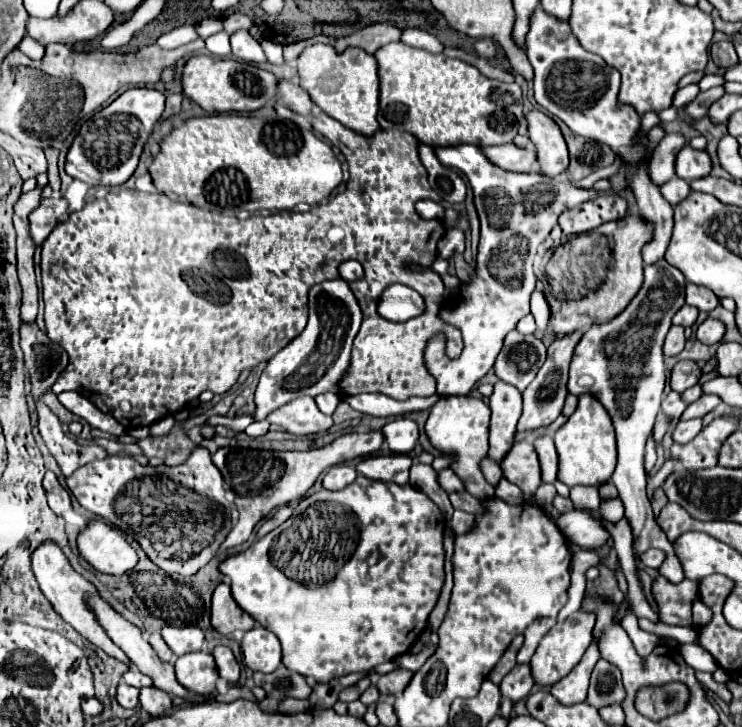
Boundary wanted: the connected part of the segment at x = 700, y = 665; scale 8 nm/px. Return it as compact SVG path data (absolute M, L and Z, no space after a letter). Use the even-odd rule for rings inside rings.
M683 644L680 646L680 653L684 656L686 664L690 664L694 670L702 672L714 672L718 668L718 662L698 644Z

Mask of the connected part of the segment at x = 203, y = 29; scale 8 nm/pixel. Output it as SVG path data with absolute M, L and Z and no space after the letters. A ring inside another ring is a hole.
M206 18L195 25L196 31L200 37L206 39L223 29L222 20L217 18Z

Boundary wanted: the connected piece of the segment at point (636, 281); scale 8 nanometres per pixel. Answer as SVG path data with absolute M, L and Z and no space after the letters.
M626 216L616 222L606 222L604 226L598 228L600 234L604 234L610 242L612 250L612 262L608 268L608 276L604 284L594 292L588 294L582 300L576 302L558 302L552 296L548 296L548 306L550 306L550 330L554 332L556 338L568 336L576 330L588 330L594 324L608 322L616 318L616 314L624 312L624 308L630 304L630 300L636 296L636 292L642 286L642 246L650 240L650 226L644 224L638 216Z

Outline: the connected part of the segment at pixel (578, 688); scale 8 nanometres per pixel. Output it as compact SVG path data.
M594 642L584 652L584 658L580 660L580 666L576 666L576 670L572 670L572 674L568 674L568 678L562 678L560 682L556 682L556 686L550 688L550 694L556 700L560 700L562 704L568 704L568 706L584 702L588 693L590 672L592 672L592 668L598 660L600 660L600 654L598 654L596 642Z

